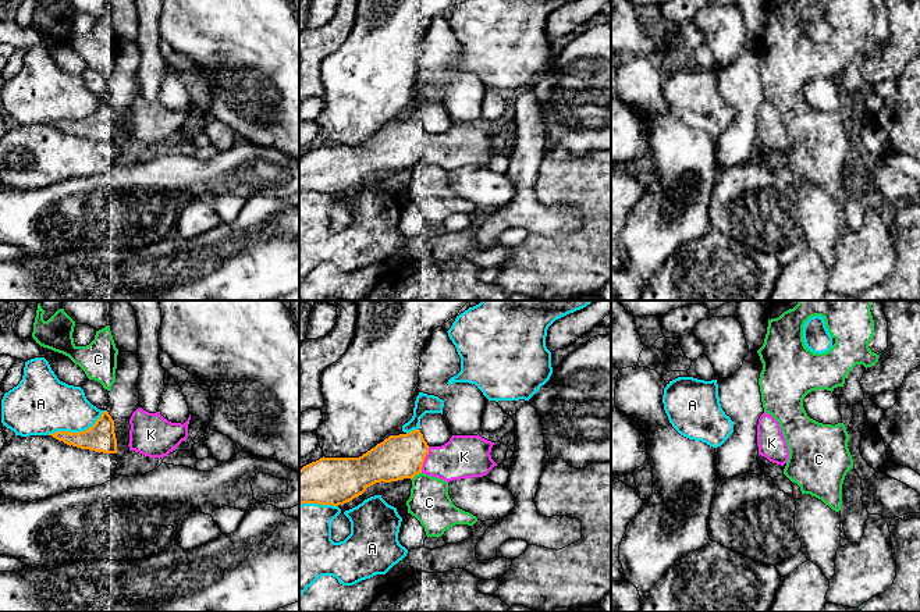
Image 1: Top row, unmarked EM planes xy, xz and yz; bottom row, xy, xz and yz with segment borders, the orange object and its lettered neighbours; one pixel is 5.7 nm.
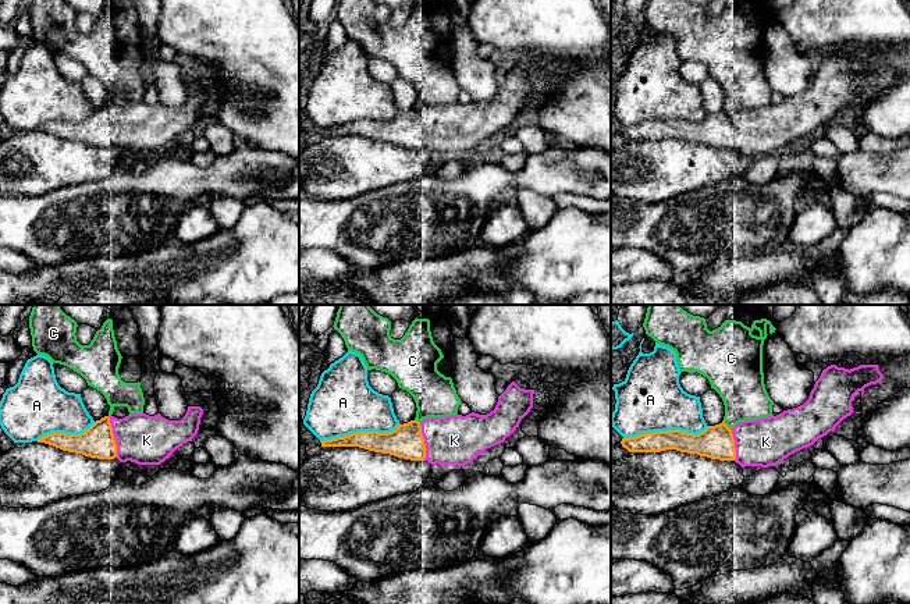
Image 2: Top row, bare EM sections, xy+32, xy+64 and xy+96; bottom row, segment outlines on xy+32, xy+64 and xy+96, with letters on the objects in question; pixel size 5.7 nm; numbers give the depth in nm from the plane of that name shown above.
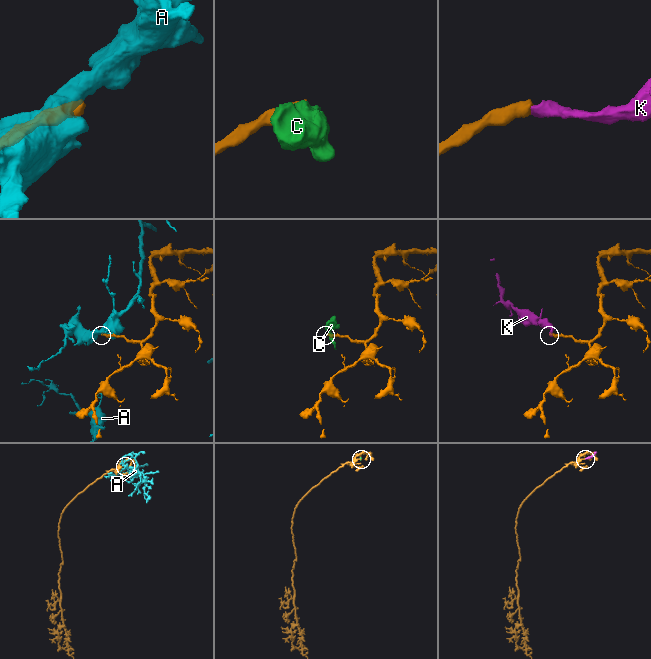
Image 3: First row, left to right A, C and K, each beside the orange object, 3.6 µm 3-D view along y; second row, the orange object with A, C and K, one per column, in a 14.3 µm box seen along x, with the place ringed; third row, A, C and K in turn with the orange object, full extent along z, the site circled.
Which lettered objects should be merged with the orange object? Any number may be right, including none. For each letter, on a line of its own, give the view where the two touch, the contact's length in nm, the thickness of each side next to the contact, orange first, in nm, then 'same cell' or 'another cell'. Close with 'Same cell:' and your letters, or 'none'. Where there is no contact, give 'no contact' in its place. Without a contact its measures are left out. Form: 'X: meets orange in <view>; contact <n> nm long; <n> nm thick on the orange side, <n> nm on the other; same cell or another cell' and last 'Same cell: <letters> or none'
A: meets orange in xy; contact 380 nm long; 170 nm thick on the orange side, 340 nm on the other; another cell
C: meets orange in xz; contact 80 nm long; 260 nm thick on the orange side, 240 nm on the other; another cell
K: meets orange in xz; contact 160 nm long; 260 nm thick on the orange side, 260 nm on the other; same cell
Same cell: K

